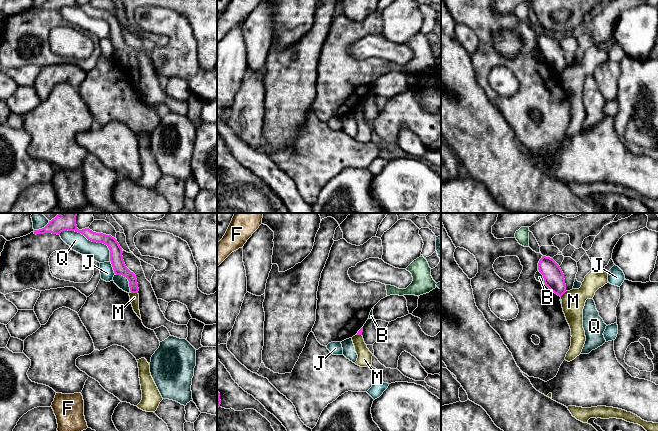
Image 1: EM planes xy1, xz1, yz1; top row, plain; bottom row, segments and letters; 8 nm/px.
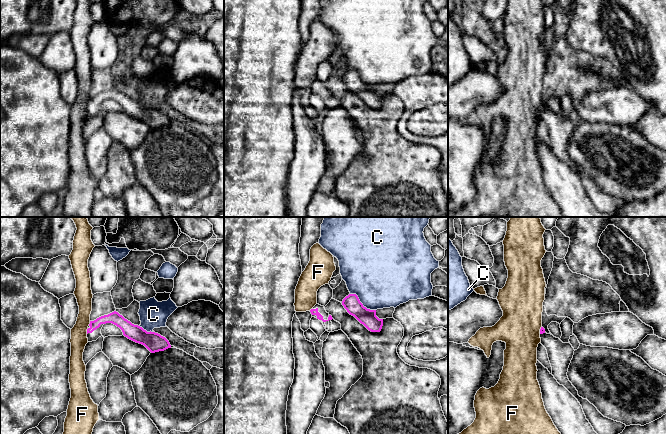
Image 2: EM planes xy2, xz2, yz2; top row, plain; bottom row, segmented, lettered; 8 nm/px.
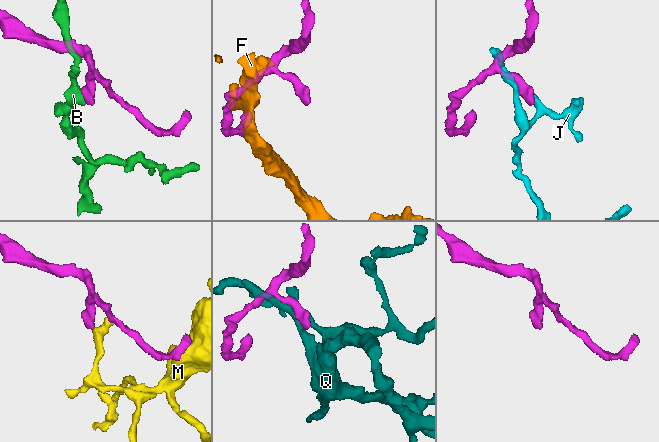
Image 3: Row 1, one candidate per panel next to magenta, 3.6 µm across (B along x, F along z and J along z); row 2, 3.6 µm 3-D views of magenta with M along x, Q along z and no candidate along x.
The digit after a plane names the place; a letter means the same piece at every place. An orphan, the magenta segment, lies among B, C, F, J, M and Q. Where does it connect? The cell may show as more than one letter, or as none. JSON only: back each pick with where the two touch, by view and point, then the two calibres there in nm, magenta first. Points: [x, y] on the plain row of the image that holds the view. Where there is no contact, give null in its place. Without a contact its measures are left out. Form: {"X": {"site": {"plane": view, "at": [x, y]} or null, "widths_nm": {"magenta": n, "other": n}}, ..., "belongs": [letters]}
{"belongs": []}

